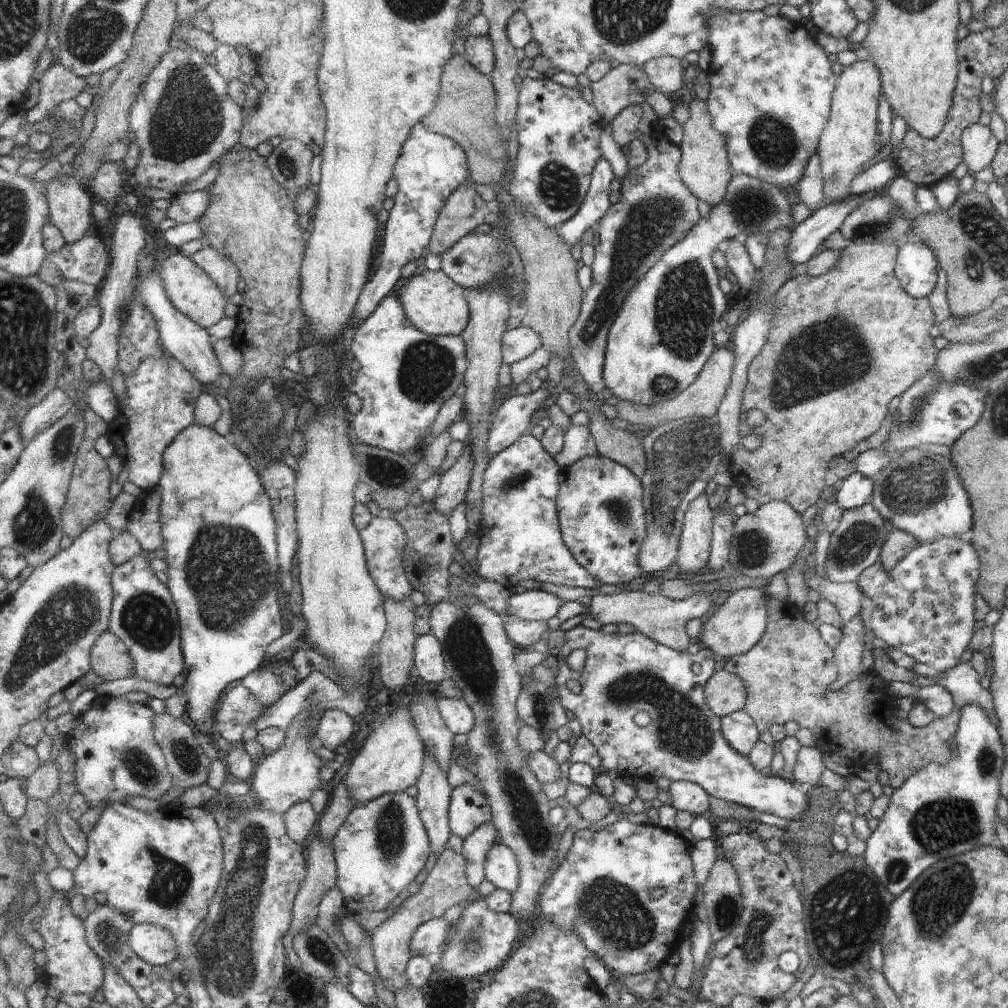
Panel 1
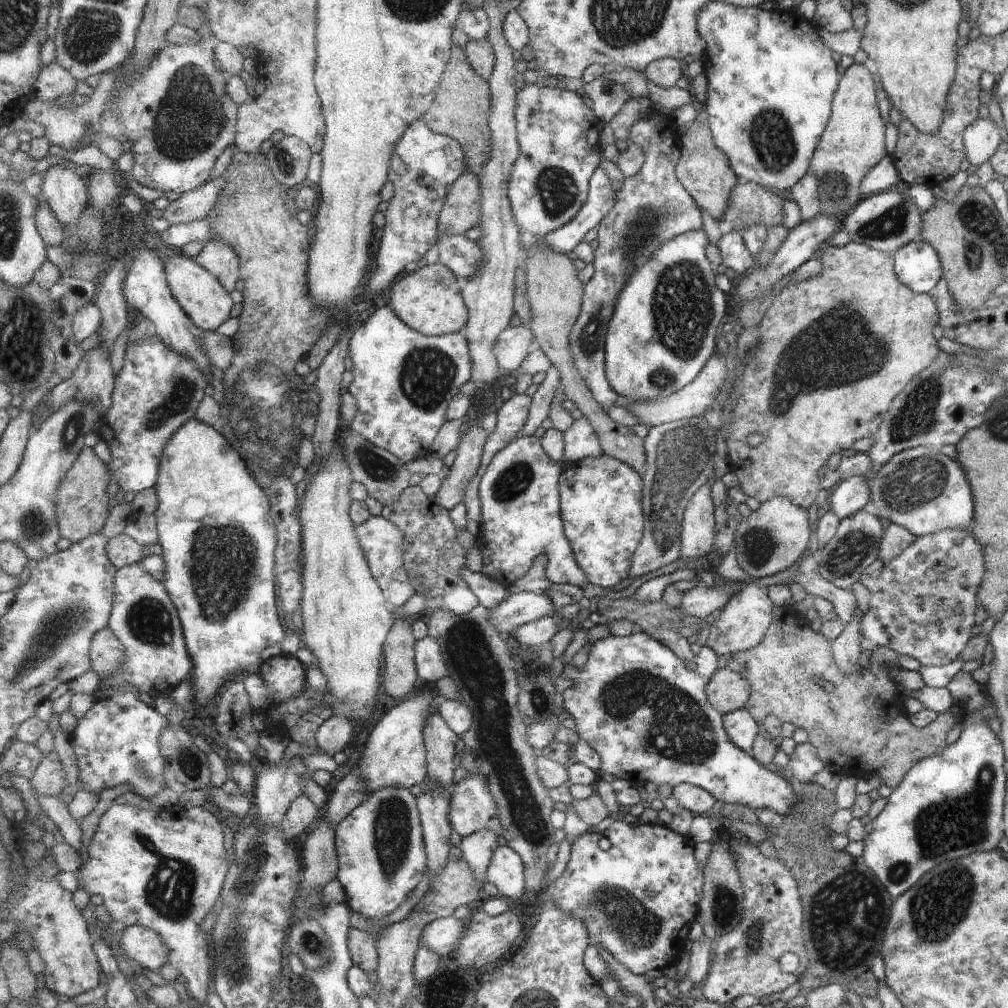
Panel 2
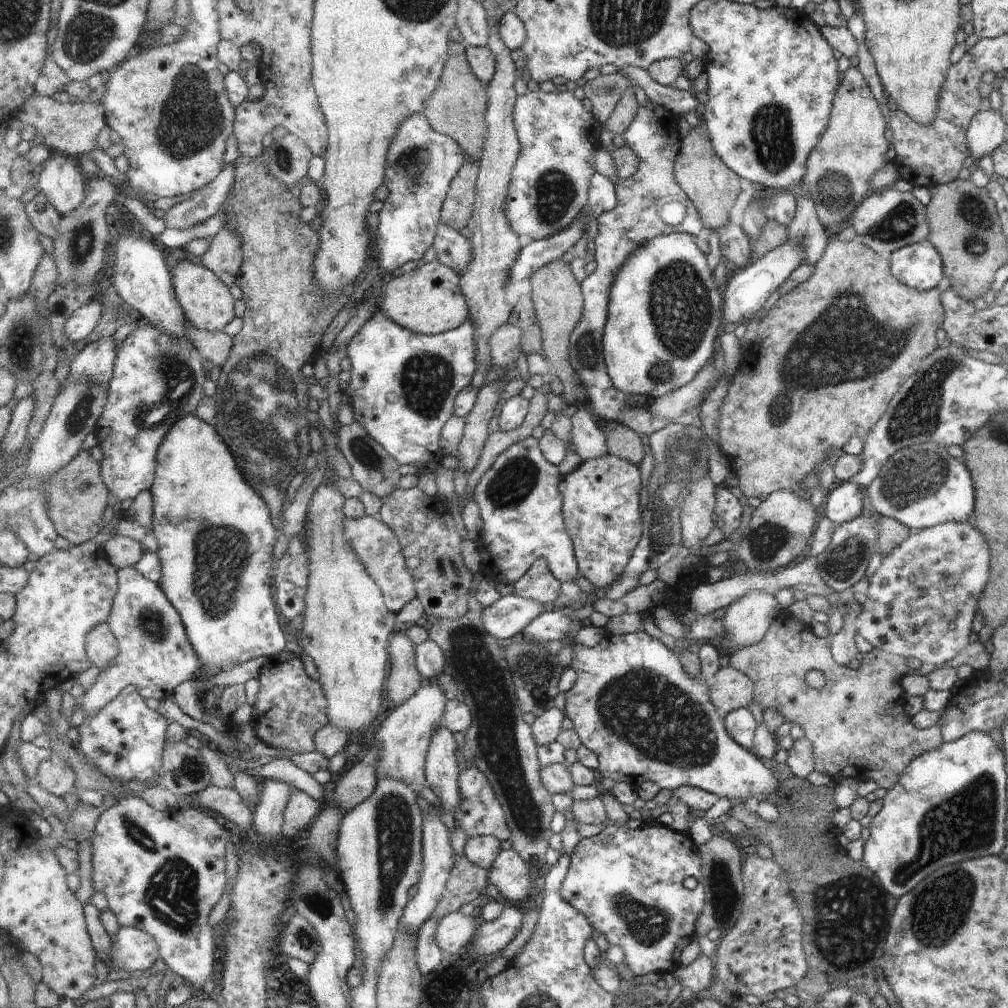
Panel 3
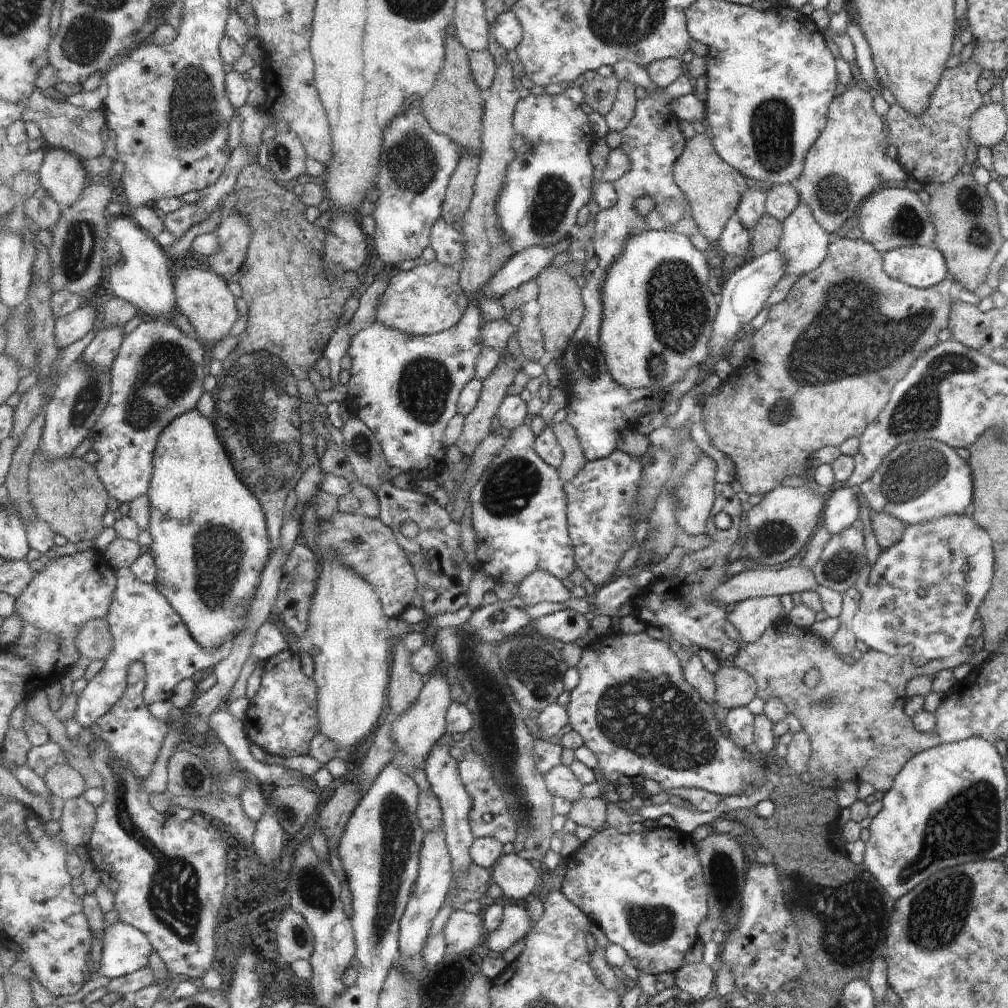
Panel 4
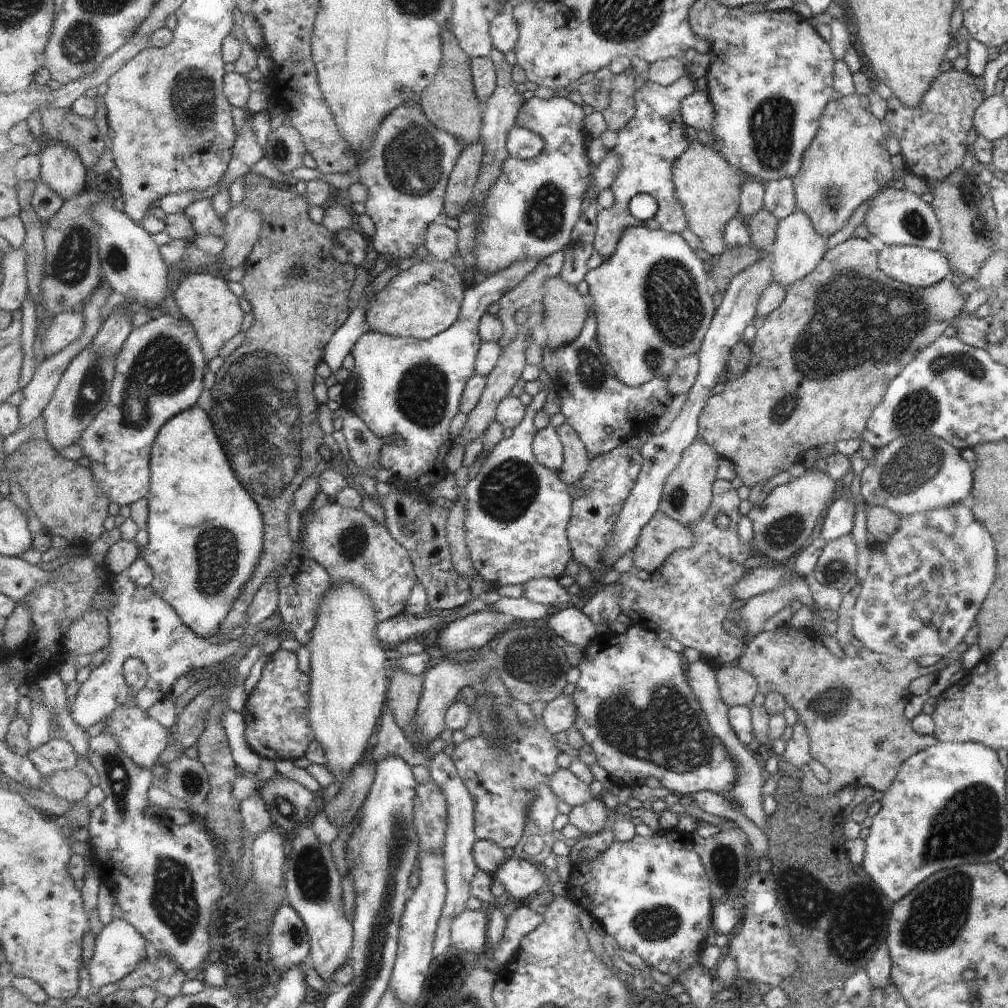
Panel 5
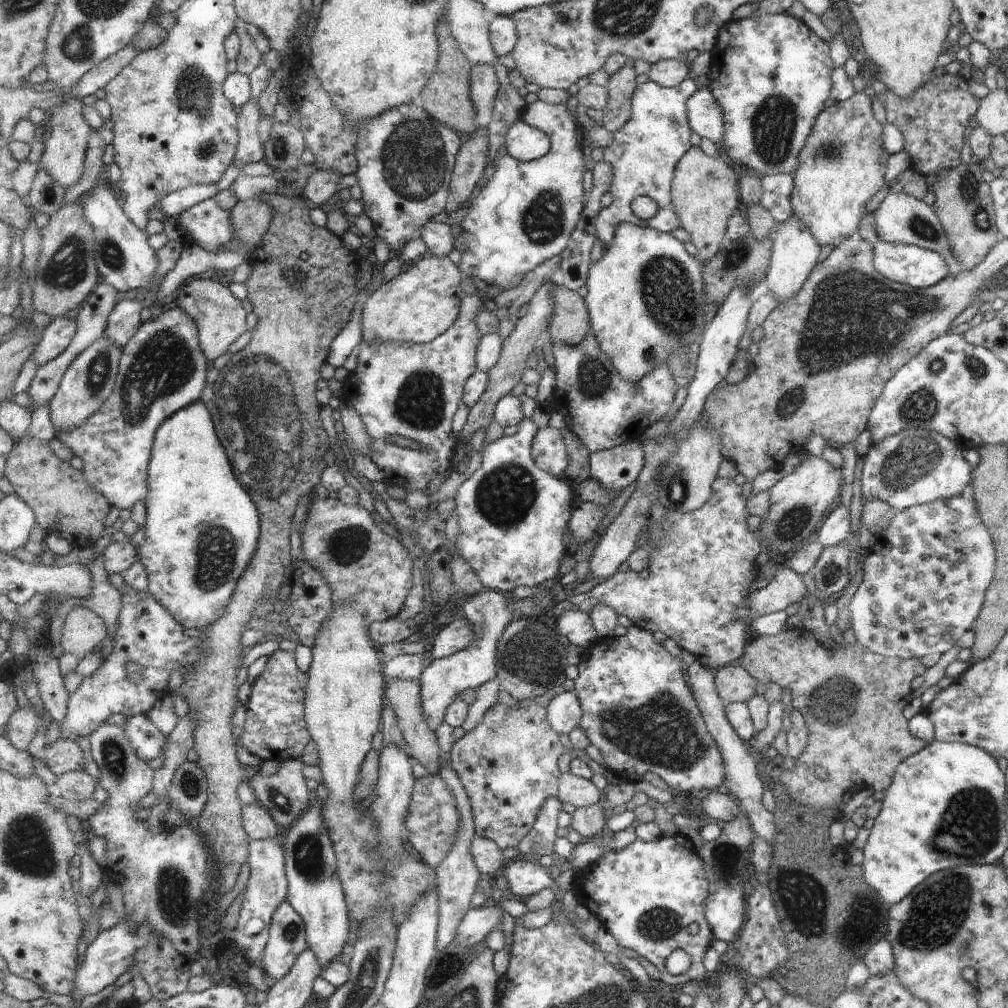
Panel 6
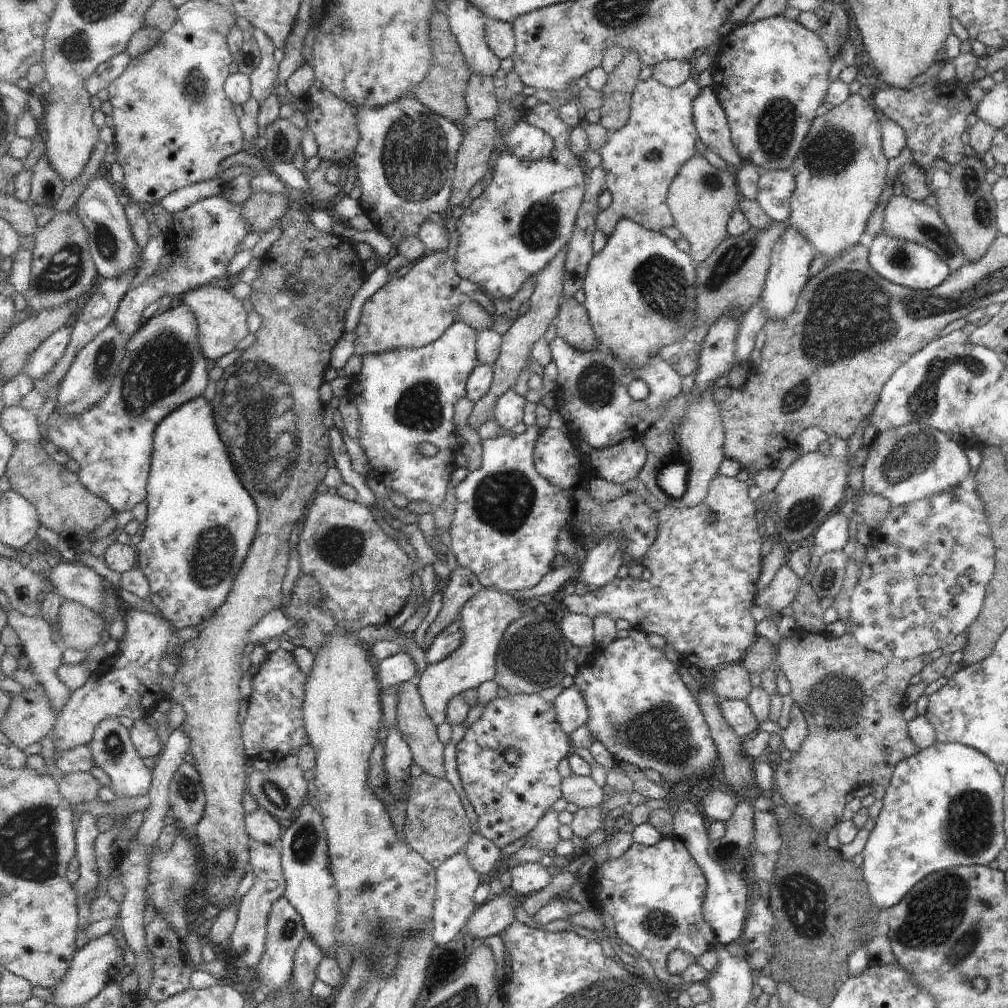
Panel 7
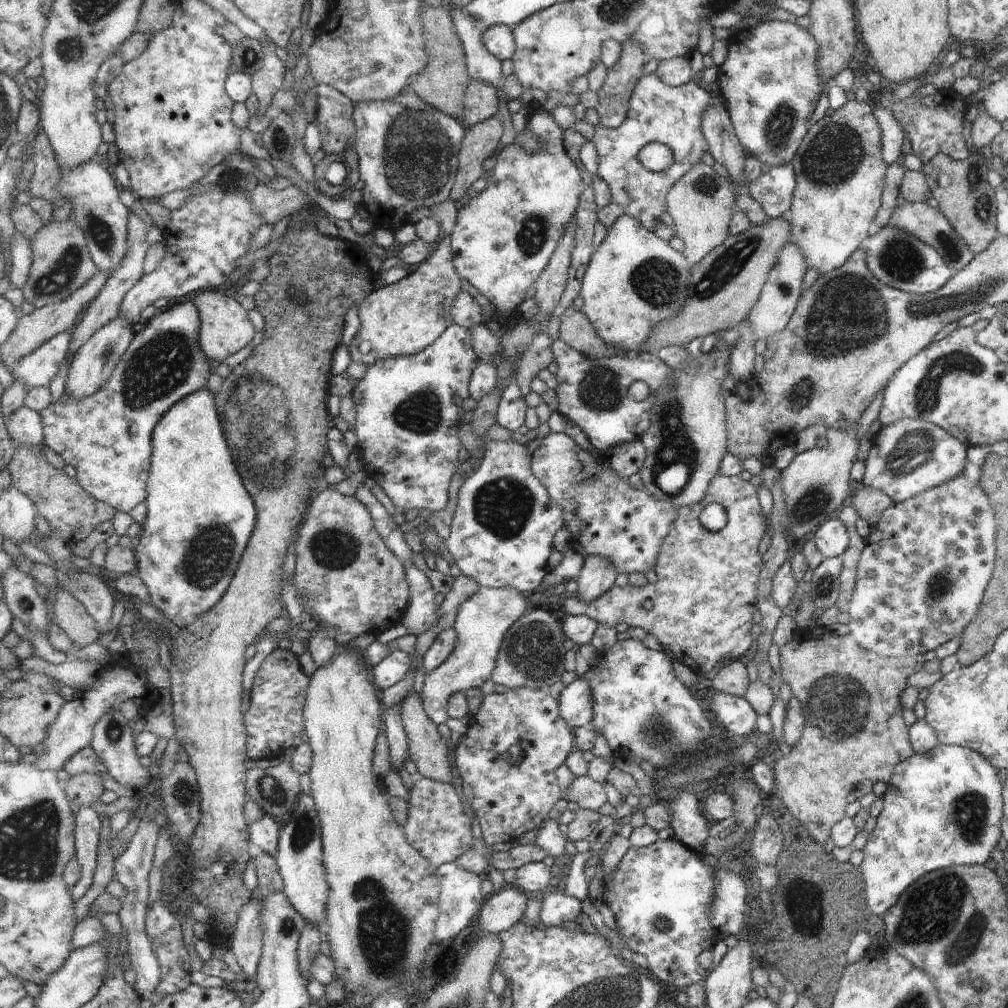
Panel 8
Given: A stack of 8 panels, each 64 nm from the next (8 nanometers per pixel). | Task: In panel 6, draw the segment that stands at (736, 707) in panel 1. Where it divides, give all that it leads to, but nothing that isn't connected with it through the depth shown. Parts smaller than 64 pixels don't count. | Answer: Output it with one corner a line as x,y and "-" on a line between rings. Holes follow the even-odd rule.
737,663
715,670
714,686
723,703
746,703
755,694
755,680

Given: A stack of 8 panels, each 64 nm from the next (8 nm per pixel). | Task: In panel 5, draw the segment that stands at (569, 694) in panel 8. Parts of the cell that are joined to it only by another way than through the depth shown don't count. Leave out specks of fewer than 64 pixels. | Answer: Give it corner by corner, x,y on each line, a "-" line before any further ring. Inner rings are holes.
573,695
559,696
557,700
546,704
541,720
543,720
543,726
547,726
551,734
567,732
575,727
577,706
575,706

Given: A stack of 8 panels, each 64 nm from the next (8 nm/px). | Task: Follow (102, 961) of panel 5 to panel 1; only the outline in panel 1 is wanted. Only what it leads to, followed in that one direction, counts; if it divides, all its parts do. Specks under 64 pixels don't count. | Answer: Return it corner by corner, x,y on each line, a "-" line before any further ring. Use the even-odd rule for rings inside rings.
157,924
135,925
129,934
129,944
141,960
154,967
171,964
179,956
171,932

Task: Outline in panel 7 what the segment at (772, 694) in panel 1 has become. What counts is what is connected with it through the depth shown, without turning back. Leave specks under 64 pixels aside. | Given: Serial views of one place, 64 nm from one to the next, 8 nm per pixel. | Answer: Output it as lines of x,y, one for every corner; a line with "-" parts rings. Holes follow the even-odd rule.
796,628
787,637
779,638
776,648
774,651
771,642
759,636
738,663
751,674
761,674
762,670
779,670
789,682
789,695
793,703
802,709
807,732
799,750
787,762
777,764
774,771
775,789
785,804
825,838
840,821
841,808
846,804
845,794
863,783
886,787
893,767
919,750
907,734
901,712
908,704
905,688
909,685
909,678
921,672
923,657
905,660
886,658
857,644
853,635
844,634
835,638
806,633
801,628

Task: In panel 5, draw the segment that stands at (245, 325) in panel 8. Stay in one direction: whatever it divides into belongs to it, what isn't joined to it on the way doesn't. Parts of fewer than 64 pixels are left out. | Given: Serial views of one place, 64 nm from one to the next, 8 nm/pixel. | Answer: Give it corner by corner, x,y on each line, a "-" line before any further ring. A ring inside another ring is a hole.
189,272
176,282
173,291
174,300
179,306
180,314
189,319
202,342
207,360
213,360
221,354
223,346
241,332
245,312
239,306
239,297
235,296
221,277
209,273

